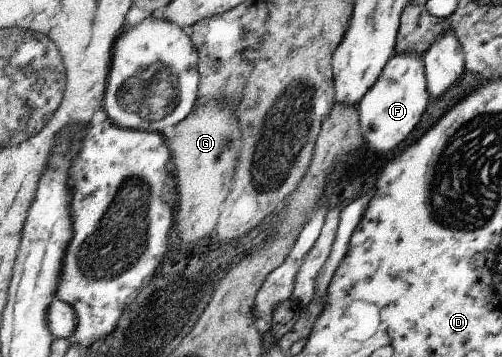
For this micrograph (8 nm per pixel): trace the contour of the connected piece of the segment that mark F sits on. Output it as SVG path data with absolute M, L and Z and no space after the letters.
M395 53L378 83L357 106L363 141L375 151L393 151L419 125L427 105L429 93L426 89L425 65L422 59L415 55Z

